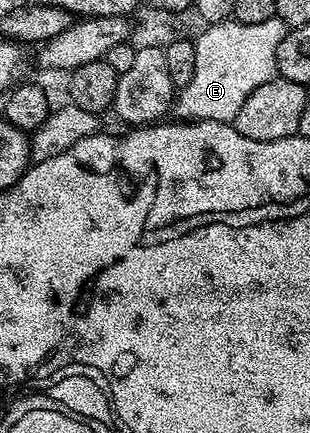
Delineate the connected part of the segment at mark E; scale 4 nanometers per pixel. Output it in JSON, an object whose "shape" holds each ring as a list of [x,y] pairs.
{"shape":[[[279,17],[273,19],[265,19],[265,23],[237,23],[234,19],[220,21],[217,25],[207,25],[204,33],[200,37],[194,38],[195,50],[197,51],[197,64],[193,67],[193,79],[189,79],[189,83],[182,86],[178,90],[173,106],[173,113],[176,118],[185,121],[225,121],[234,122],[237,111],[241,111],[241,103],[245,103],[245,99],[249,99],[249,95],[253,95],[253,91],[257,91],[257,87],[261,87],[261,83],[269,83],[277,76],[277,47],[281,47],[281,39],[287,33],[287,26],[281,23]]]}

